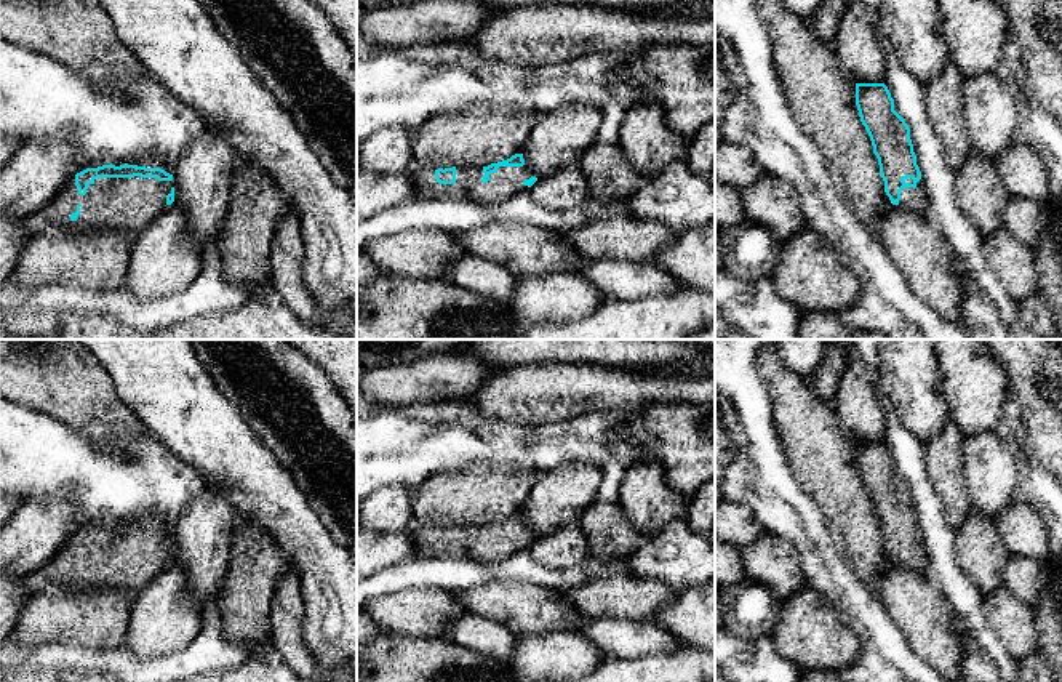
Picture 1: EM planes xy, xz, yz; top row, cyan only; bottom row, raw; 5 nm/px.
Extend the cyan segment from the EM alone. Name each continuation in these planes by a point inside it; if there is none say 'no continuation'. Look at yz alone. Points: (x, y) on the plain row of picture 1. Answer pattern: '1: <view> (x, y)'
1: yz (915, 559)

